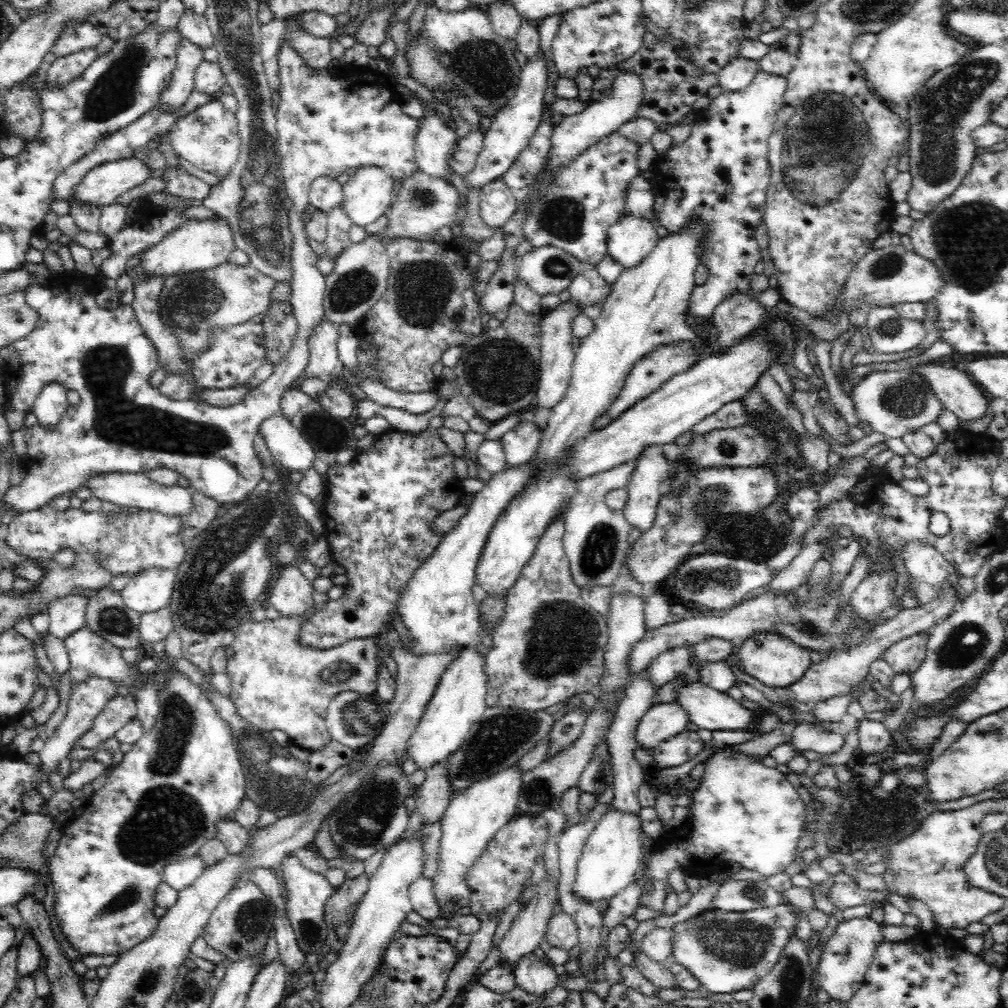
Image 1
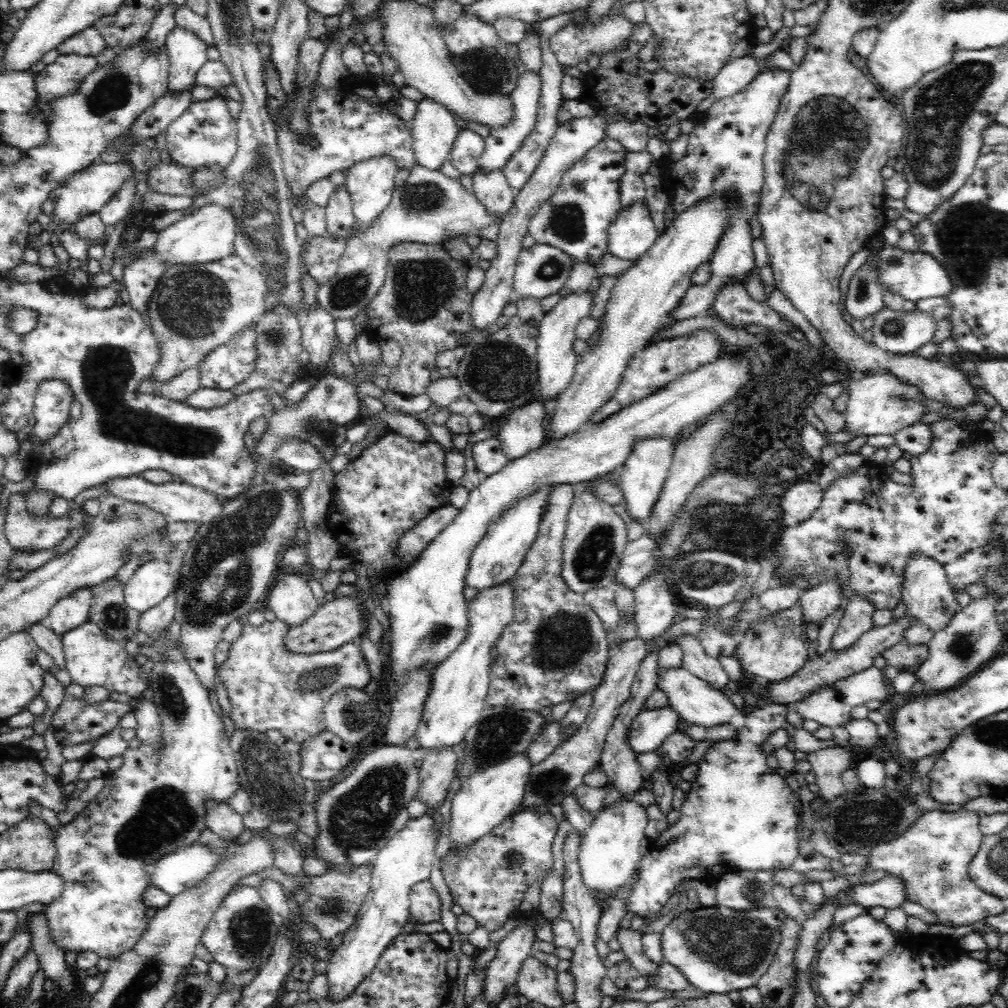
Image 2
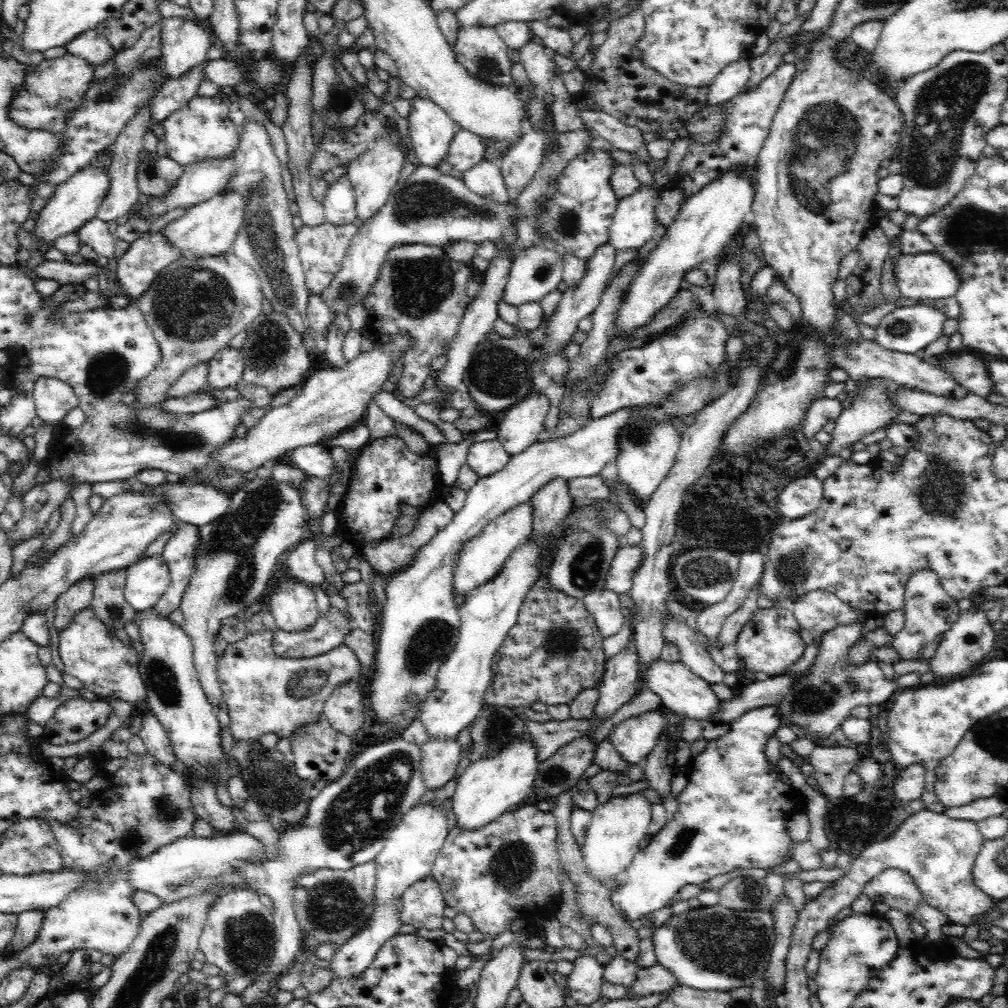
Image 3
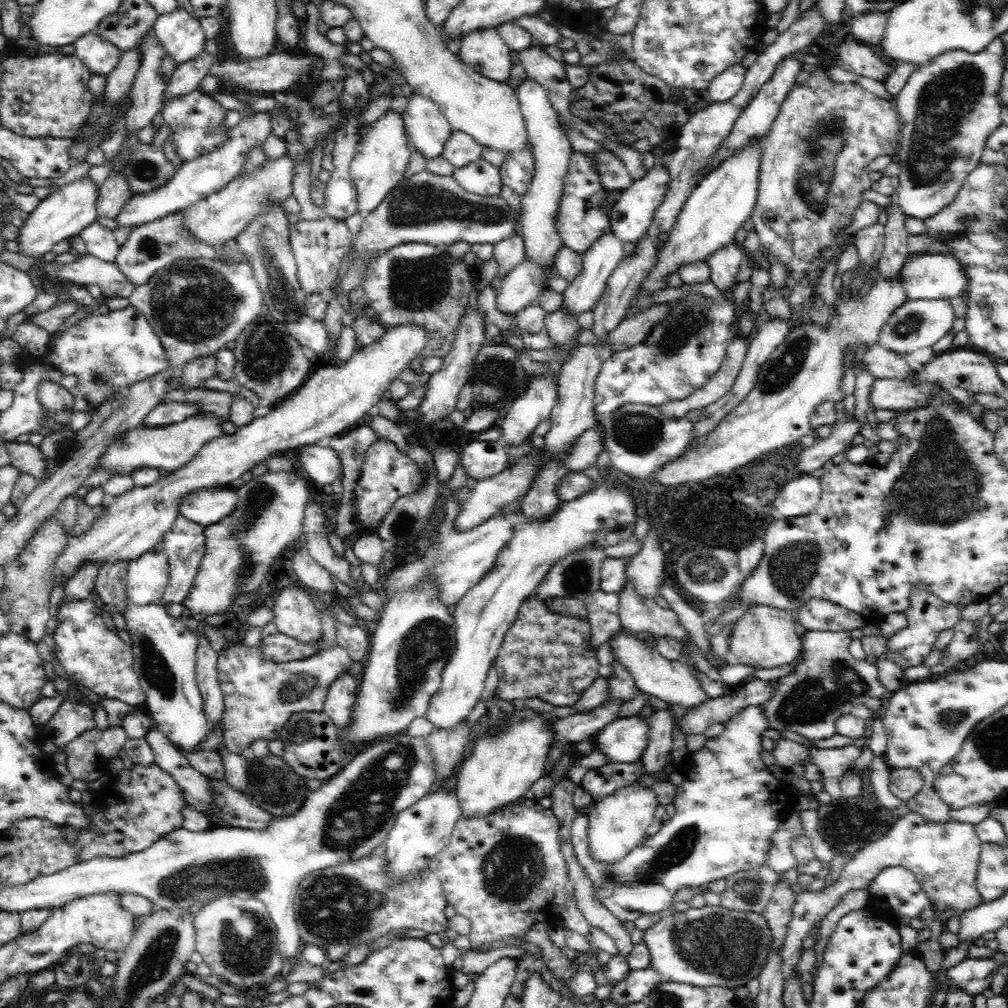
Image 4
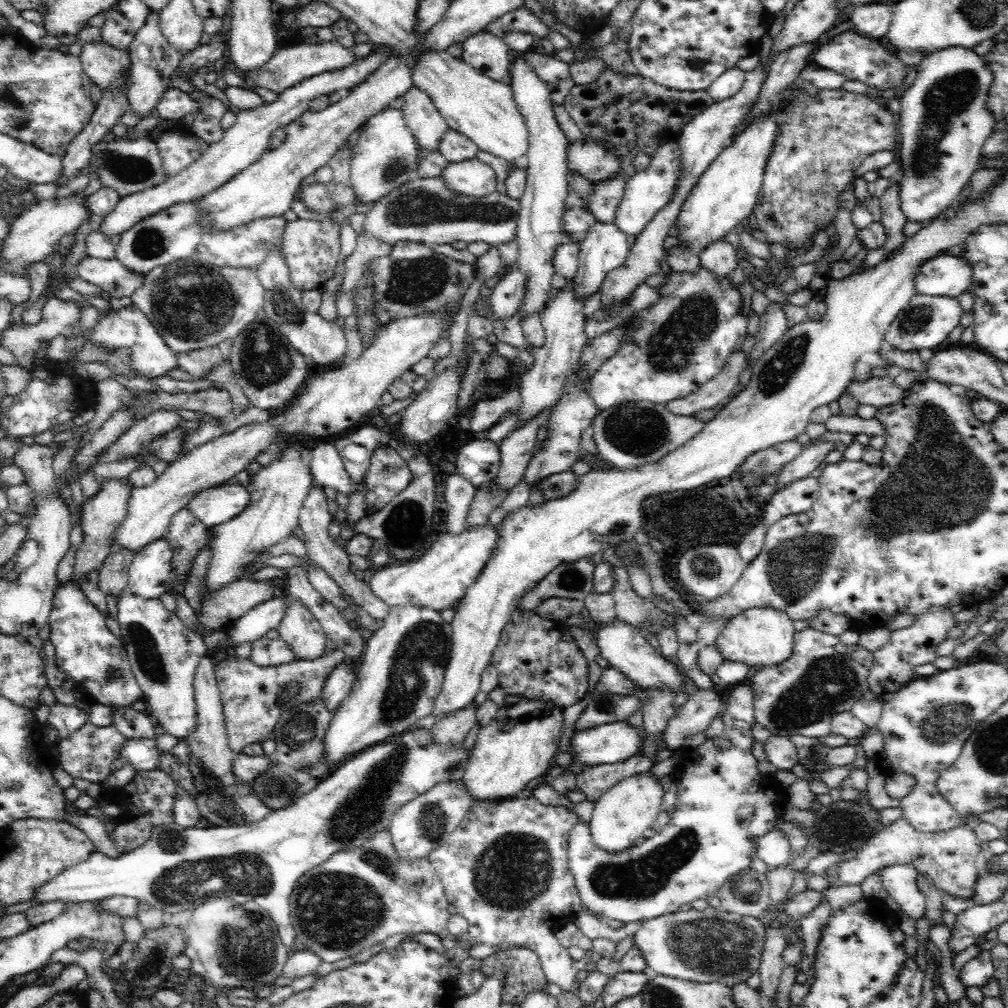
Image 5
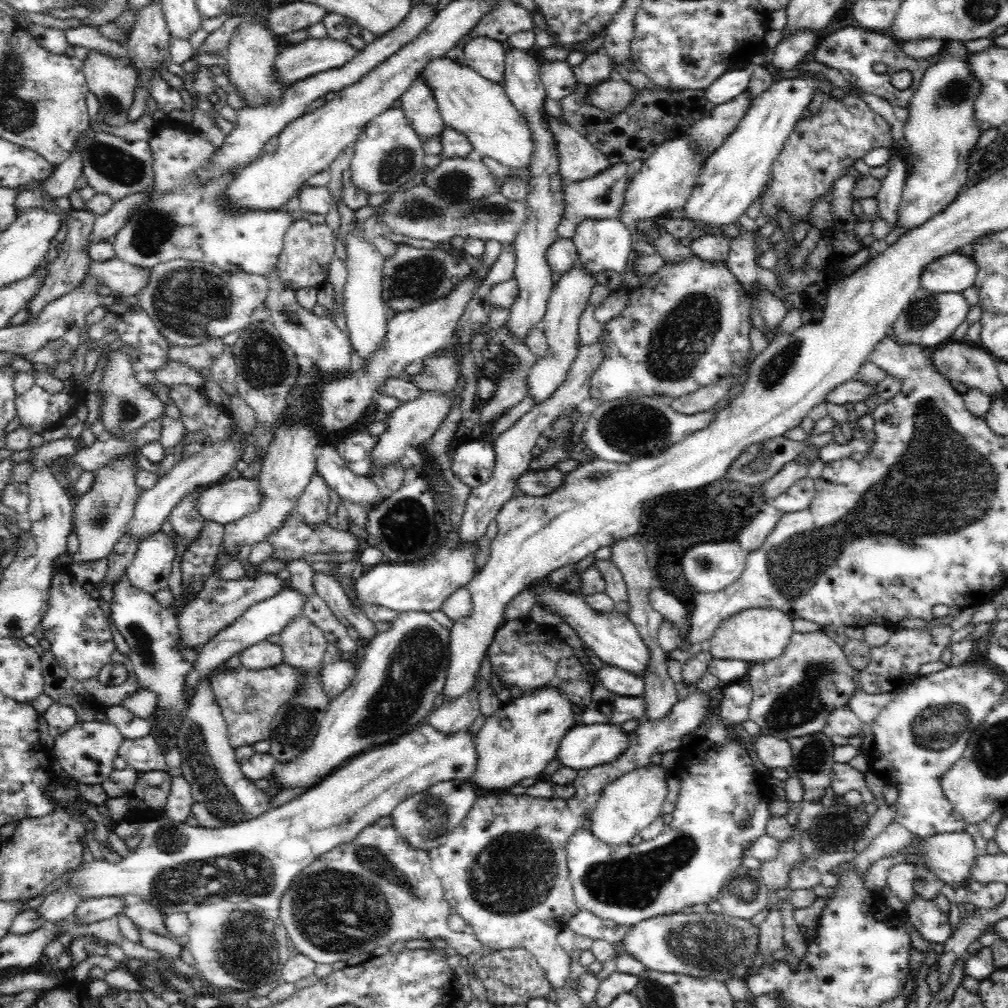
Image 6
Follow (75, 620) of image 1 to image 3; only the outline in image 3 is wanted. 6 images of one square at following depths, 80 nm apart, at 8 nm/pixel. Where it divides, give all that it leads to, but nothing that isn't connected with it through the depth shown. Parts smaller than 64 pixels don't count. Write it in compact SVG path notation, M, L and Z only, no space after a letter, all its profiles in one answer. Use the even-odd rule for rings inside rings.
M91 575L88 579L75 582L67 592L58 596L54 628L62 631L73 620L77 611L91 606L96 580L97 578Z

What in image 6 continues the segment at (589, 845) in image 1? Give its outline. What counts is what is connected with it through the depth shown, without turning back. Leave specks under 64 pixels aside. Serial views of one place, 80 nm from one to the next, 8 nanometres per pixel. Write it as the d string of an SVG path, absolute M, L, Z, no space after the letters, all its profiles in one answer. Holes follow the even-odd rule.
M650 763L608 783L599 795L596 811L591 814L591 833L608 844L628 843L648 824L660 818L668 794L666 780L670 774L660 764Z

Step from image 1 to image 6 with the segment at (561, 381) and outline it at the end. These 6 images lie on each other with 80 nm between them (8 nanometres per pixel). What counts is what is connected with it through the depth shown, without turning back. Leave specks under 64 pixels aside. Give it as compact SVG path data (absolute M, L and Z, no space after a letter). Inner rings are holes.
M606 218L604 220L586 219L582 220L575 228L575 236L571 239L577 252L580 253L581 261L587 272L594 274L600 270L614 271L620 275L626 271L628 256L632 249L631 232L629 228L618 219Z

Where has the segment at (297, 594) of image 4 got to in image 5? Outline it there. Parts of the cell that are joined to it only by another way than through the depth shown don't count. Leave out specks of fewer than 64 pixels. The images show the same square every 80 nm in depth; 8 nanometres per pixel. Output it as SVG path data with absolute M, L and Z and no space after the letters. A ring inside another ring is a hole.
M288 597L288 610L277 631L295 654L293 662L314 662L326 653L326 634L301 600Z

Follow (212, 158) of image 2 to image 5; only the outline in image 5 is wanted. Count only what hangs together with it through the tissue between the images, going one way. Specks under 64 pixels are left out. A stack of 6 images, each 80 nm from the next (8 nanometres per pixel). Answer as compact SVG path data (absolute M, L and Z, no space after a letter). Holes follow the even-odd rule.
M169 86L162 92L155 108L164 121L189 121L197 116L199 104L196 104L187 92Z

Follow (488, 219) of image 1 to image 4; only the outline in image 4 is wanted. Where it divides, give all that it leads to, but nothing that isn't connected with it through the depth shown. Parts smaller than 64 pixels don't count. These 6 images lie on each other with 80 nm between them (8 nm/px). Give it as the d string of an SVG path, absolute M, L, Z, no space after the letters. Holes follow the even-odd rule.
M482 159L470 162L461 168L454 168L451 176L466 192L480 196L500 194L501 175L499 168Z

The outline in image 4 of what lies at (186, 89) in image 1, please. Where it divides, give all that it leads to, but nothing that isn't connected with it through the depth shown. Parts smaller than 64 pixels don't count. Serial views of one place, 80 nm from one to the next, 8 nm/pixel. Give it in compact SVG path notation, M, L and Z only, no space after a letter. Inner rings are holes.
M177 3L172 12L157 15L153 30L177 65L196 58L204 50L206 34L202 25L182 4Z

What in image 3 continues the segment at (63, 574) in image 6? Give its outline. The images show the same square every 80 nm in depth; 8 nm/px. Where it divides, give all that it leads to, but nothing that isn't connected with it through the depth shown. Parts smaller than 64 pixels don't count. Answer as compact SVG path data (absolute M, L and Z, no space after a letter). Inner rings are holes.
M89 608L77 611L73 620L59 631L58 650L65 672L78 678L85 688L99 697L118 698L124 702L142 702L146 687L138 672L139 654L130 645L124 645L106 625L96 611Z

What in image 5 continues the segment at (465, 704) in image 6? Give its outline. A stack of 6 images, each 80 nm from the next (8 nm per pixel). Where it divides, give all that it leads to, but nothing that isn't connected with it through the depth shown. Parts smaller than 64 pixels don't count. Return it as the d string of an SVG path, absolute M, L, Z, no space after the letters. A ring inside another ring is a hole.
M479 699L472 700L456 713L436 717L436 722L431 728L435 741L441 746L462 742L477 722L478 705Z

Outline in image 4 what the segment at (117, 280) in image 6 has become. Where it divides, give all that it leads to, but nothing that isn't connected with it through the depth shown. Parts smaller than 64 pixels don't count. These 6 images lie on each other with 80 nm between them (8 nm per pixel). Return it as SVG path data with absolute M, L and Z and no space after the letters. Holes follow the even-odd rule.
M82 255L79 260L66 263L63 266L46 262L46 283L51 285L53 280L78 282L82 285L95 284L100 286L106 298L120 296L129 298L136 288L128 276L118 268L115 262L106 262L91 255Z

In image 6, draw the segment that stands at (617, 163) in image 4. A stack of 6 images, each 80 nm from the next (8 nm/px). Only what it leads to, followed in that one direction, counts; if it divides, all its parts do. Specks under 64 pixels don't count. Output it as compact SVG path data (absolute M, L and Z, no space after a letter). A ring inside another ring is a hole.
M550 114L543 115L556 144L559 161L559 174L567 182L582 181L602 172L611 165L606 156L579 134L564 120Z

